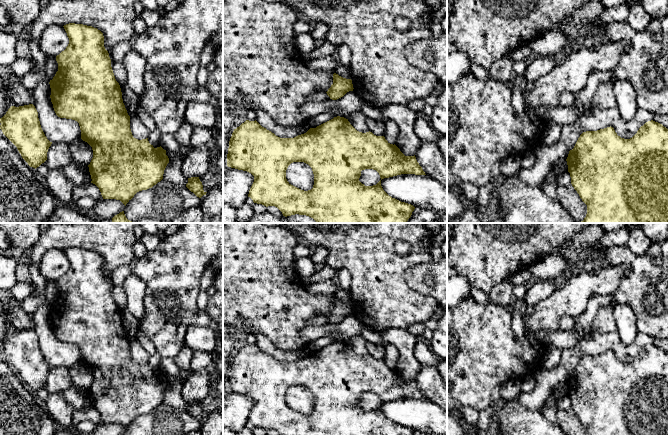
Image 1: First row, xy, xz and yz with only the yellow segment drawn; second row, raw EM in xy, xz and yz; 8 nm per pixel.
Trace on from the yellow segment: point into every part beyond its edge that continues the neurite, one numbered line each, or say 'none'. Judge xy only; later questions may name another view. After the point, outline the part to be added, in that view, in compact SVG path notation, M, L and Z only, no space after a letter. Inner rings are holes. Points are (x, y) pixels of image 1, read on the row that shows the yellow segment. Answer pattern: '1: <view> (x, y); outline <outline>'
none

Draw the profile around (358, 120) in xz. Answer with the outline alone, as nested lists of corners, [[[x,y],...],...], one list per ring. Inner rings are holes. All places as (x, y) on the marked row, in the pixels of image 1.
[[[361,112],[351,114],[348,117],[348,121],[350,122],[350,124],[357,131],[362,132],[362,133],[366,133],[366,132],[370,131],[368,126],[367,126],[366,120],[367,120],[367,117]]]

